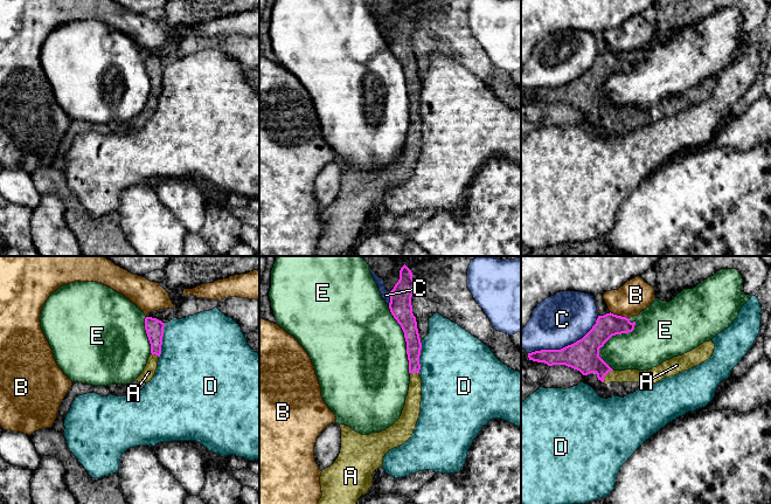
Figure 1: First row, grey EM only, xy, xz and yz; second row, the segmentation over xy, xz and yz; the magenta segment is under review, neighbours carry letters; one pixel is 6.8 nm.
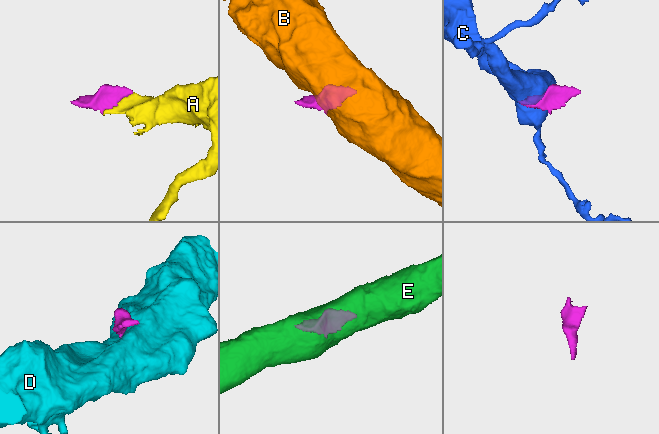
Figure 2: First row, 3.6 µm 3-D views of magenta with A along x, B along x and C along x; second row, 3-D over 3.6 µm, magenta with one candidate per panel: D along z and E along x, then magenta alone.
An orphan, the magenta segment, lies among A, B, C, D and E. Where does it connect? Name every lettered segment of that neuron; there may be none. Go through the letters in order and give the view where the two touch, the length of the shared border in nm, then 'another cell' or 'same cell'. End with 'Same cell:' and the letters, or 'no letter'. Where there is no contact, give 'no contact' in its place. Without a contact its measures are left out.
A: yz | 110 nm | same cell
B: yz | 140 nm | another cell
C: yz | 550 nm | another cell
D: xy | 240 nm | another cell
E: yz | 380 nm | another cell
Same cell: A

